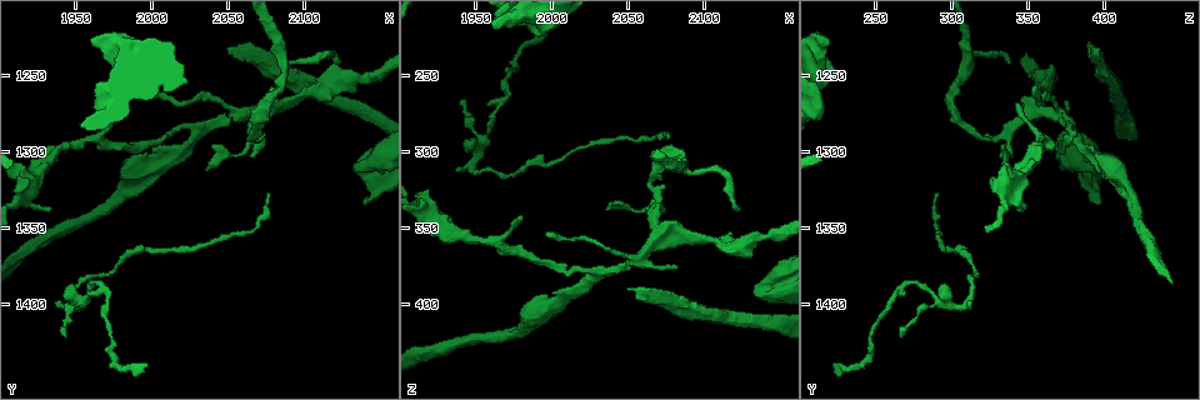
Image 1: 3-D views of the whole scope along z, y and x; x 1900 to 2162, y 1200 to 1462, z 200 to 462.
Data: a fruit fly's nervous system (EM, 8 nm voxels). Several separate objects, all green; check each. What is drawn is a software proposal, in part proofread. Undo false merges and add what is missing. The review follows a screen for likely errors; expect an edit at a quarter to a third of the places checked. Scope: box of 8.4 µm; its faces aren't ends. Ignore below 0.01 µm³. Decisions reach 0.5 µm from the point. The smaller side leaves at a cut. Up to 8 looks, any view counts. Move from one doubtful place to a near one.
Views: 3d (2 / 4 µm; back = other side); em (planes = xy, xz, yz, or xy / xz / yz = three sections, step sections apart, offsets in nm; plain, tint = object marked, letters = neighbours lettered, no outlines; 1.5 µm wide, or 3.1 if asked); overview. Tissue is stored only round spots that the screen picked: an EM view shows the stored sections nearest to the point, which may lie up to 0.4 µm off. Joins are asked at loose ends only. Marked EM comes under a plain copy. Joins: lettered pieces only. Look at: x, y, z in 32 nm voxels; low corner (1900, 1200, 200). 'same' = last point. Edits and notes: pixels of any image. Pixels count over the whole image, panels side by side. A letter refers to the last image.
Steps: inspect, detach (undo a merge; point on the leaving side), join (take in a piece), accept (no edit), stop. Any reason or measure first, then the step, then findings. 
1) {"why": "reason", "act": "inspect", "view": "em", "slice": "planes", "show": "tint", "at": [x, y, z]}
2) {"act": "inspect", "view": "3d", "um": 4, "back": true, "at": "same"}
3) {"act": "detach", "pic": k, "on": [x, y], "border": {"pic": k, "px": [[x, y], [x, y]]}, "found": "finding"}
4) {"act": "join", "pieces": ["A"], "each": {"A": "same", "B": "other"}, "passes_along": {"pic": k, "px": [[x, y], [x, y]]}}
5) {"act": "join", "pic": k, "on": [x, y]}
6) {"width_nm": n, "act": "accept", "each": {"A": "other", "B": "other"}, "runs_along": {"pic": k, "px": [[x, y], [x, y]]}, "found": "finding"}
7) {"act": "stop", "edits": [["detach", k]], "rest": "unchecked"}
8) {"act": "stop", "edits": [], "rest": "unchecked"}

{"why": "tapers out", "act": "inspect", "view": "3d", "um": 4, "at": [1934, 1334, 346]}

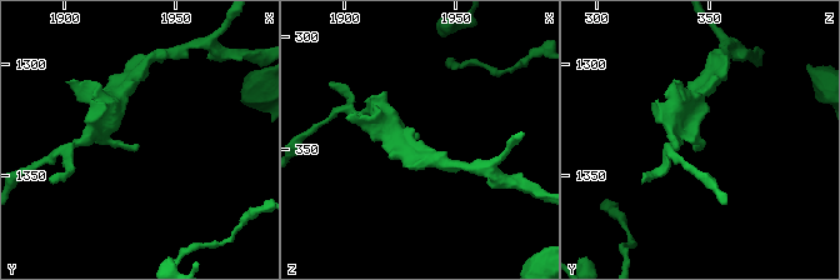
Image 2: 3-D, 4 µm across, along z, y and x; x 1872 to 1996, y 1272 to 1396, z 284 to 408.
{"act": "inspect", "view": "em", "slice": "planes", "show": "letters", "at": [1934, 1335, 344]}

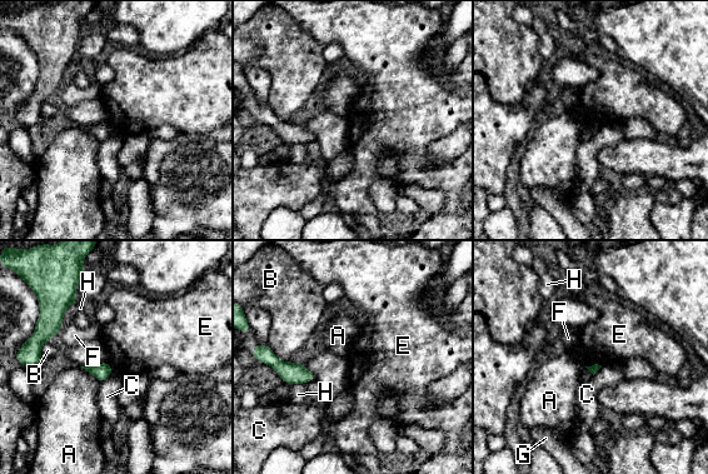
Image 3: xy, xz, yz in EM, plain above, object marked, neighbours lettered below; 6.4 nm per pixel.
{"act": "accept", "each": {"A": "other", "B": "other", "C": "other", "E": "other", "F": "other", "G": "other", "H": "other"}, "border": {"pic": 3, "px": [[602, 365], [593, 364], [586, 367]]}, "found": "none of them fits"}

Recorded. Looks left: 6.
{"why": "long arm stops here", "act": "inspect", "view": "3d", "um": 4, "at": [1998, 1438, 222]}

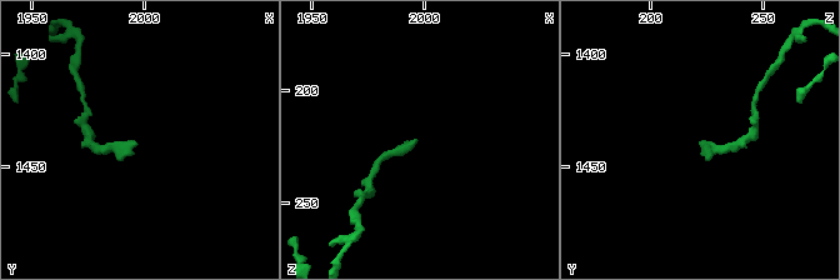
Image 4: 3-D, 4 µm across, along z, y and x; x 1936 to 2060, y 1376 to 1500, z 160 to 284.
{"why": "now the EM", "act": "inspect", "view": "em", "slice": "planes", "show": "letters", "at": [1996, 1440, 221]}

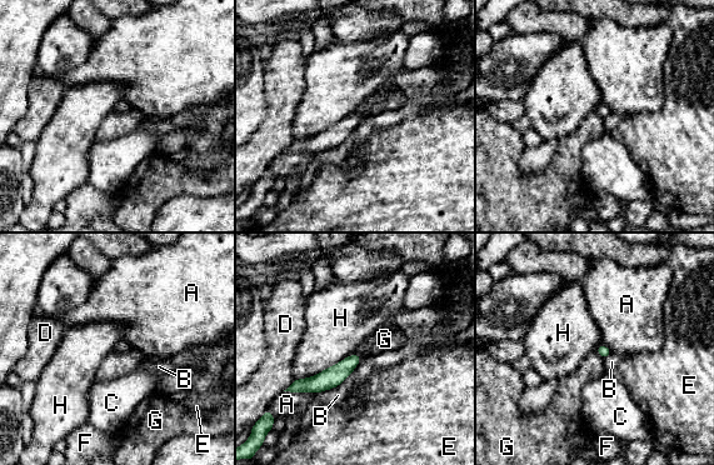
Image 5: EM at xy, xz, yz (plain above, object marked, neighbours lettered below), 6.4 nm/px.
{"act": "accept", "each": {"A": "other", "B": "other", "C": "other", "D": "other", "E": "other", "F": "other", "G": "other", "H": "other"}, "border": {"pic": 5, "px": [[353, 353], [315, 374], [295, 379]]}, "found": "none of them fits"}

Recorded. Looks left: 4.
{"why": "thin end", "act": "inspect", "view": "3d", "um": 4, "at": [1998, 1256, 354]}

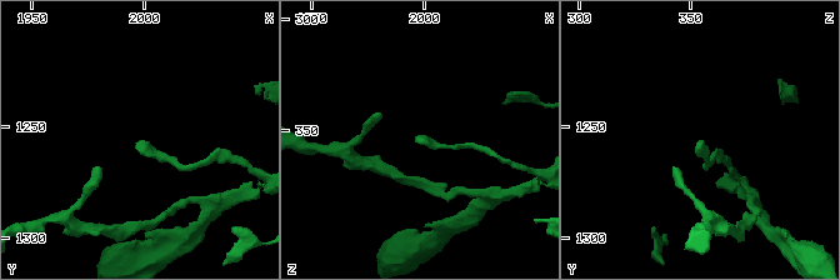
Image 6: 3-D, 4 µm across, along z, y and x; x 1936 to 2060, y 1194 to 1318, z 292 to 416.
{"why": "now the EM", "act": "inspect", "view": "em", "slice": "xz", "step": 8, "show": "letters", "at": [1999, 1257, 356]}

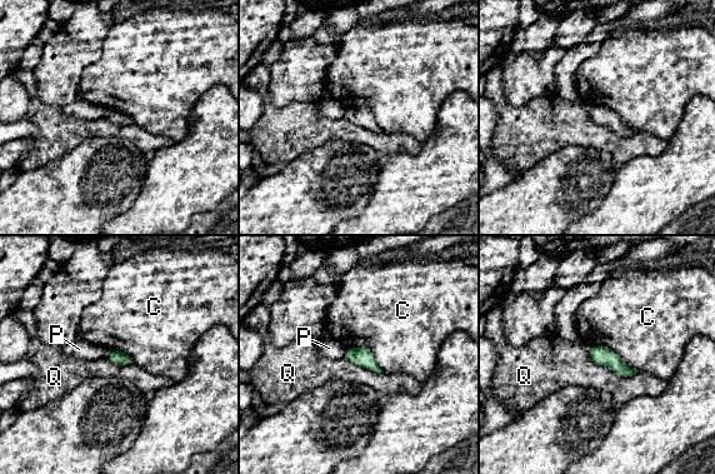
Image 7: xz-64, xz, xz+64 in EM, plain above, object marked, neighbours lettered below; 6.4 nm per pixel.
{"width_nm": 90, "longest_contact_nm": ["Q", 380], "act": "accept", "each": {"C": "other", "P": "other", "Q": "other"}, "found": "none of them fits"}

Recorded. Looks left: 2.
{"act": "stop", "edits": [], "rest": "unchecked"}

